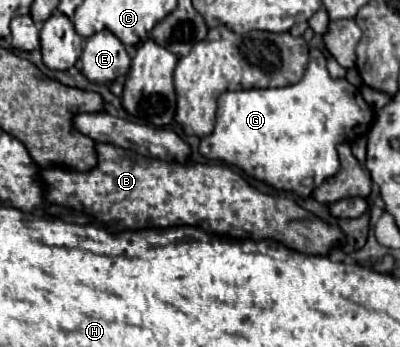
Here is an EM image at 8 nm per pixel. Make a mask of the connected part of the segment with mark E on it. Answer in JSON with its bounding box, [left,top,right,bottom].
[81,31,131,83]

